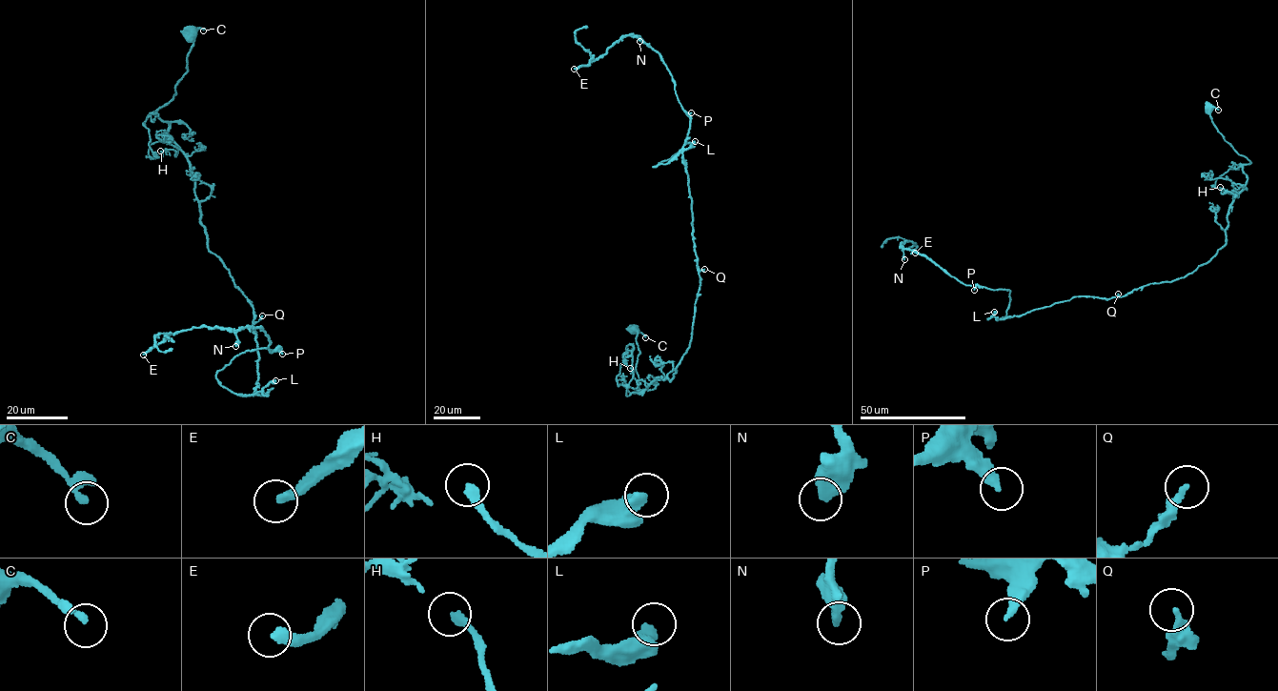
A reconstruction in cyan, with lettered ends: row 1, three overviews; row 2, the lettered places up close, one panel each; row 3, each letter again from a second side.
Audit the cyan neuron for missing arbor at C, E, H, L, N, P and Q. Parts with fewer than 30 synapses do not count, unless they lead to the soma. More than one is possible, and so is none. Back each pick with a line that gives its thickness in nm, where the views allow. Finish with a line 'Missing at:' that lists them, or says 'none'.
E: Thickness 320 nm
Missing at: E

